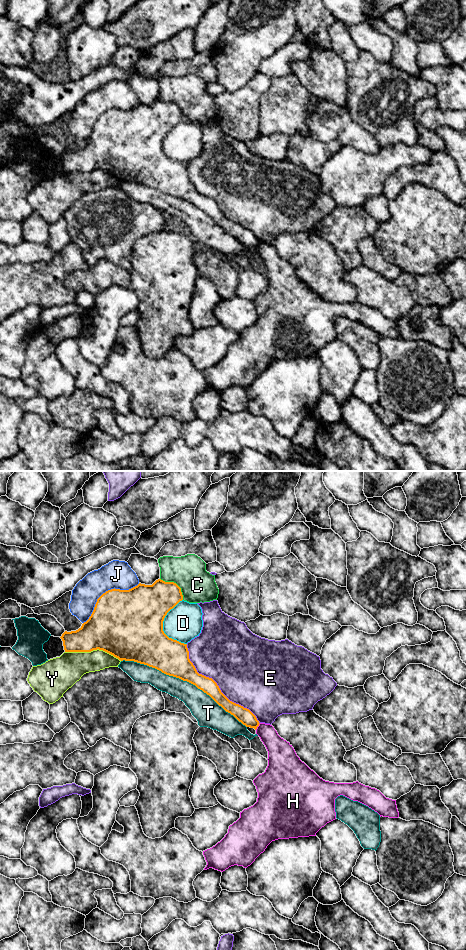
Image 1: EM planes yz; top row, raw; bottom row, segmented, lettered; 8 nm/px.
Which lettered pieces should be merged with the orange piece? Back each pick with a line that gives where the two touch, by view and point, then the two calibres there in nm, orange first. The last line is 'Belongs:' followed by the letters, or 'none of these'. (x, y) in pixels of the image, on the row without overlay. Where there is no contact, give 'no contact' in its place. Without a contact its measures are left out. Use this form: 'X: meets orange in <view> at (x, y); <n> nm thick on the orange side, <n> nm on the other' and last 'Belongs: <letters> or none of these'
Belongs: none of these

